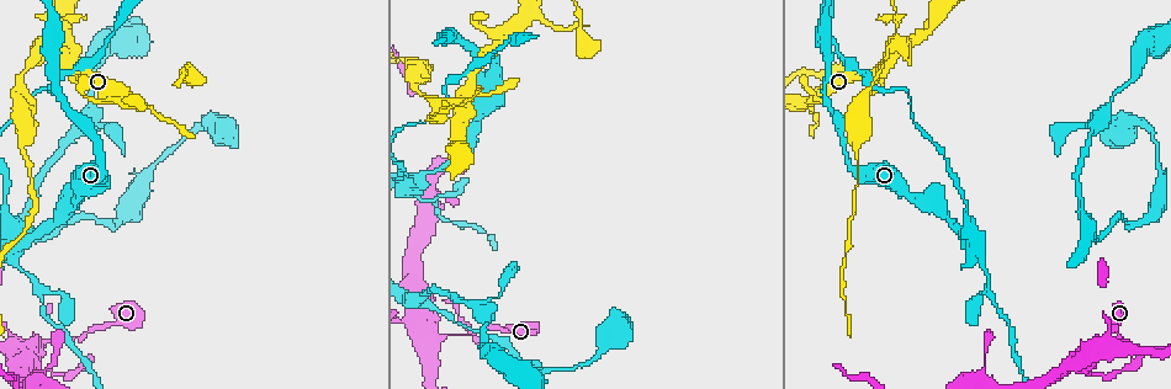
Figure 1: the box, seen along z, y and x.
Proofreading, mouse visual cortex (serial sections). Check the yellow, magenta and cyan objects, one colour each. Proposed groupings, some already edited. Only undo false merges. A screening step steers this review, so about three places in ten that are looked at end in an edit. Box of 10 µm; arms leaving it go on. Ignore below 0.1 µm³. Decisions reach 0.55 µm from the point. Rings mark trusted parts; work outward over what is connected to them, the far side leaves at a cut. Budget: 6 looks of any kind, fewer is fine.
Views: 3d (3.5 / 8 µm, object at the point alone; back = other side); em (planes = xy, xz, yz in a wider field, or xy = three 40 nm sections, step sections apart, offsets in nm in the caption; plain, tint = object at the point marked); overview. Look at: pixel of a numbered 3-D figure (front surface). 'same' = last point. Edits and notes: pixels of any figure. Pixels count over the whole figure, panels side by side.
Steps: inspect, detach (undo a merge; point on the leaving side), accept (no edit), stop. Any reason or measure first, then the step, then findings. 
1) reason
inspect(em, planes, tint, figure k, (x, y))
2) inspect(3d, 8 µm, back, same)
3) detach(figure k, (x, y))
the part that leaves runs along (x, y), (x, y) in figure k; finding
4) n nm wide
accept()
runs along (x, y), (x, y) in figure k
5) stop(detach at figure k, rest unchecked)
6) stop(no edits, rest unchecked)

abrupt turn
inspect(3d, 8 µm, figure 1, (415, 182))

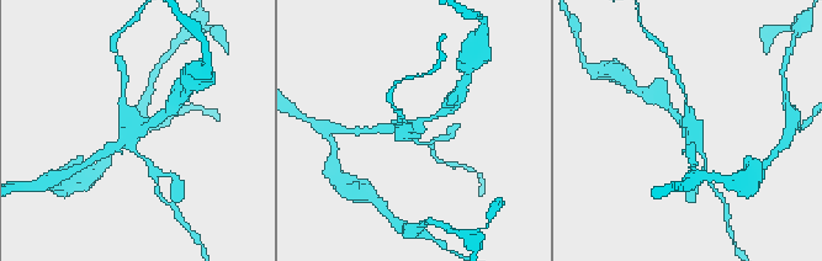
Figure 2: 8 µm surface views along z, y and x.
4 arms; arms of 150, 200, 200, 250 nm; now the EM
inspect(em, xy, step 5, tint, same)

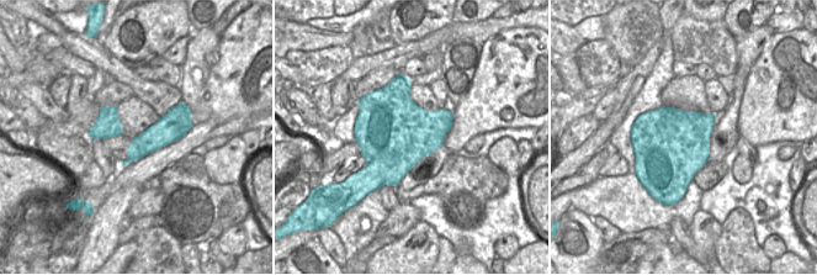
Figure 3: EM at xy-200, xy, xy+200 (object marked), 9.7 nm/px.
700 nm wide
detach(figure 2, (122, 110))
the part that leaves runs along (134, 127), (123, 112), (123, 86) in figure 2; two cells meet here

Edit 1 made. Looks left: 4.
inspect(overview)

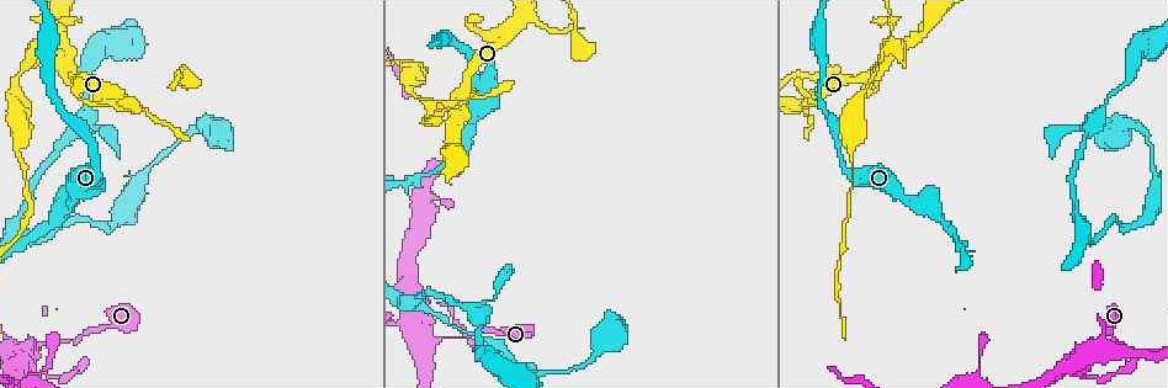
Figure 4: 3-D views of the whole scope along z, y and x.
branch point
inspect(3d, 3.5 µm, figure 4, (1100, 352))

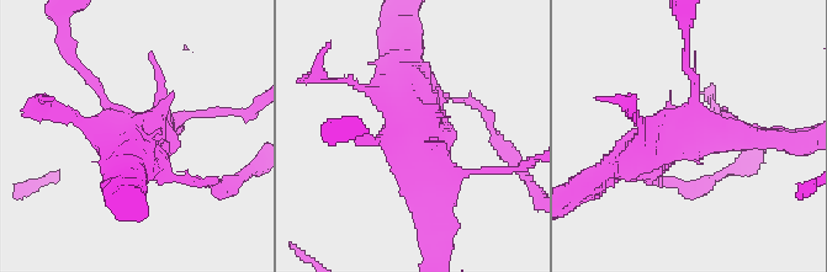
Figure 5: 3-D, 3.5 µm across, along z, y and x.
inspect(em, planes, tint, figure 5, (148, 133))

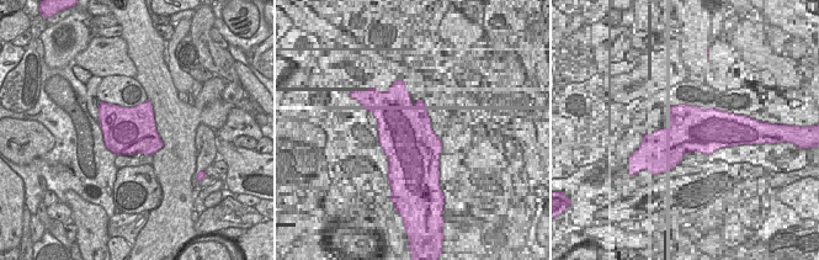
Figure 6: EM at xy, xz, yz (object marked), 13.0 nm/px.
another direction
inspect(em, xy, step 1, tint, same)

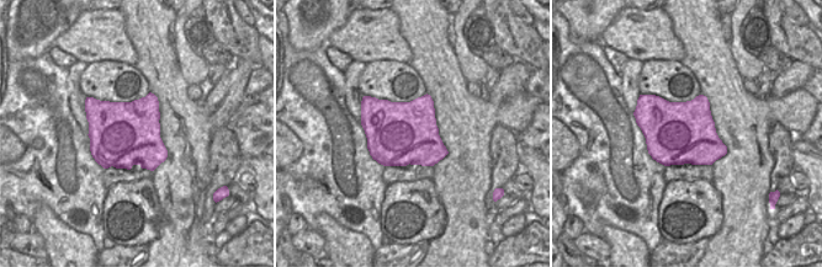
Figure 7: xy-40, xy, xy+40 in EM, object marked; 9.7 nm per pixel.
600 nm wide
accept()
runs along (727, 117), (600, 174) in figure 5; one cell here

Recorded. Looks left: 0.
stop(detach at figure 2, rest unchecked)

